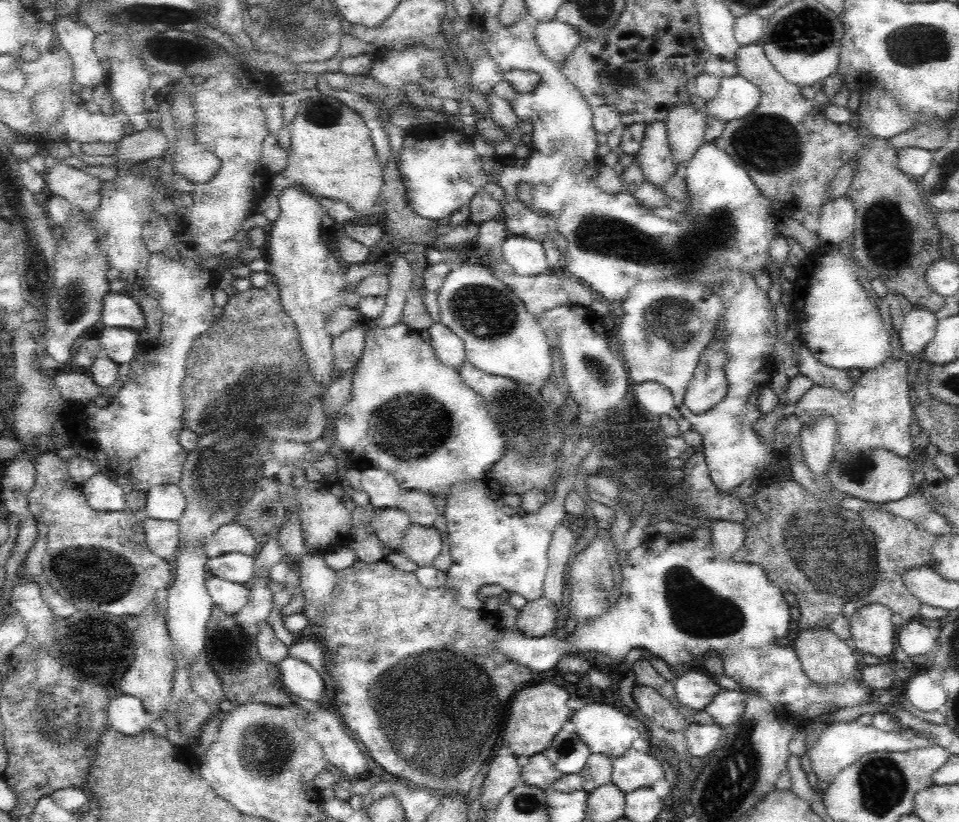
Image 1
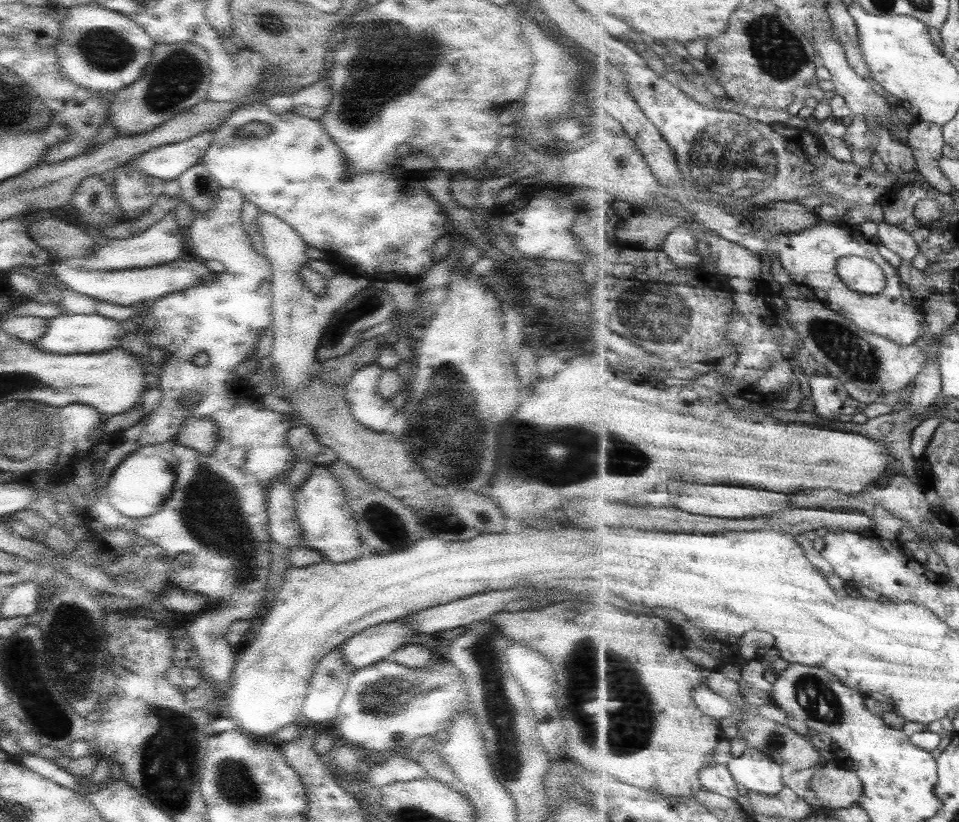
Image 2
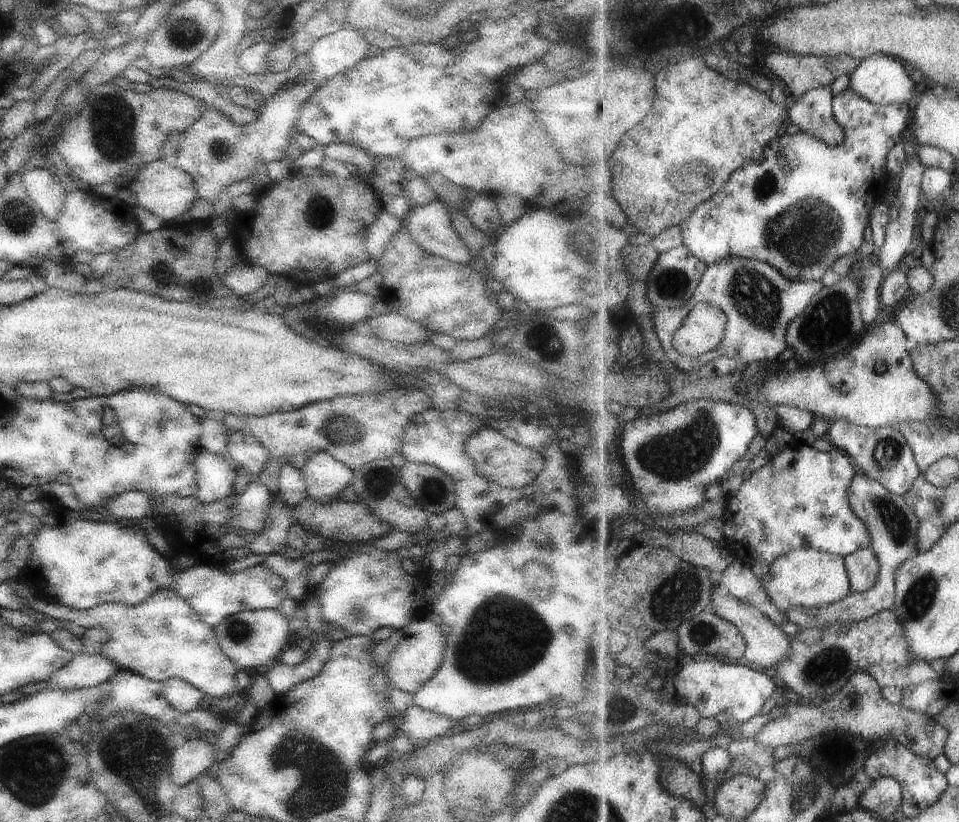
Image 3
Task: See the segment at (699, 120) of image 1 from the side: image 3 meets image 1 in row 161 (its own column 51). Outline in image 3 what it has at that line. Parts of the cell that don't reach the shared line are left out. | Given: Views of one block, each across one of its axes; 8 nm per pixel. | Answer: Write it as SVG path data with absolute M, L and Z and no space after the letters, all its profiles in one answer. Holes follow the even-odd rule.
M100 652L94 655L76 654L41 686L51 690L91 688L113 678L118 670L118 666Z

